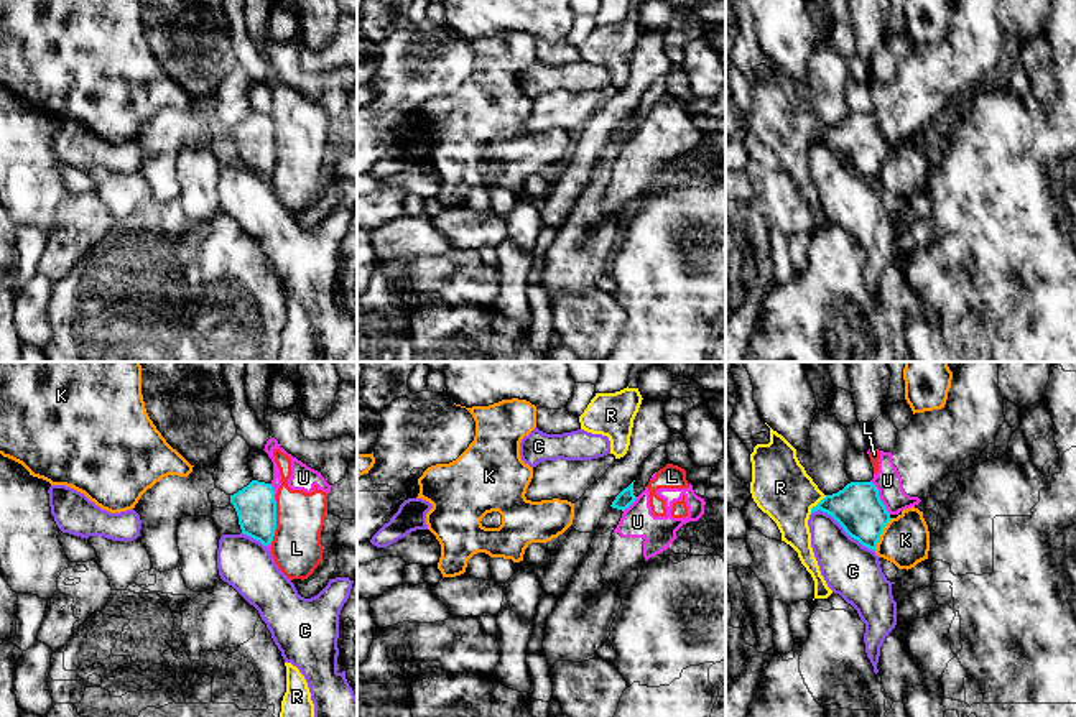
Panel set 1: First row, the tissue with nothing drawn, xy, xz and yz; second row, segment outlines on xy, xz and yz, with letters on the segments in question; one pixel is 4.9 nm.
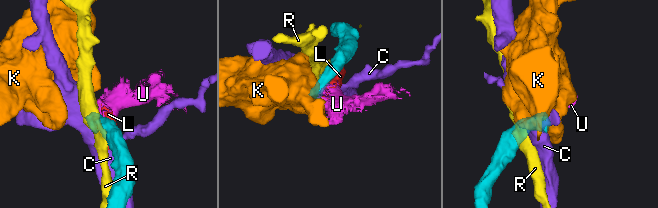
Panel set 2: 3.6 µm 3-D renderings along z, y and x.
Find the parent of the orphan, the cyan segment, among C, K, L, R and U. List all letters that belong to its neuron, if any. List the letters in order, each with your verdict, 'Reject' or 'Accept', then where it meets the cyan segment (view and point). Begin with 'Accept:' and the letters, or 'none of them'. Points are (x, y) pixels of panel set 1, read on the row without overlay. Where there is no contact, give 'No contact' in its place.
Accept: none of them
C: Reject. Touches cyan at yz (843, 158)
K: Reject. Touches cyan at yz (881, 165)
L: Reject. Touches cyan at xy (275, 155)
R: Reject. Touches cyan at yz (818, 135)
U: Reject. Touches cyan at yz (879, 129)

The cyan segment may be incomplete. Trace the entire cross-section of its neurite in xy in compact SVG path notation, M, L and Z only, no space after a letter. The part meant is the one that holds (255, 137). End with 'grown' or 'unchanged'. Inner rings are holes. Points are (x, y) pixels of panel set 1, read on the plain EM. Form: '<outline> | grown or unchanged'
M252 112L247 118L230 127L243 166L271 176L276 161L276 133L271 115Z | unchanged

